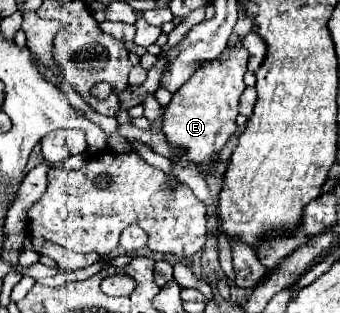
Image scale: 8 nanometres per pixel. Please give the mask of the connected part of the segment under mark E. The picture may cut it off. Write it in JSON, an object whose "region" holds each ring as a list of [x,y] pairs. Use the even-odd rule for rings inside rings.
{"region":[[[238,41],[232,49],[226,49],[220,57],[200,63],[196,73],[172,95],[164,111],[164,135],[172,147],[180,147],[186,151],[184,157],[174,159],[178,165],[196,165],[210,163],[216,153],[222,151],[226,141],[236,131],[236,115],[238,115],[238,99],[244,85],[244,73],[248,63],[248,51],[244,51],[242,41]]]}

